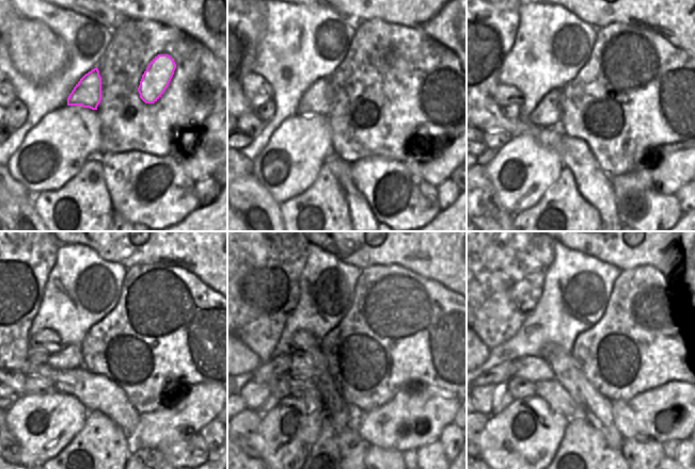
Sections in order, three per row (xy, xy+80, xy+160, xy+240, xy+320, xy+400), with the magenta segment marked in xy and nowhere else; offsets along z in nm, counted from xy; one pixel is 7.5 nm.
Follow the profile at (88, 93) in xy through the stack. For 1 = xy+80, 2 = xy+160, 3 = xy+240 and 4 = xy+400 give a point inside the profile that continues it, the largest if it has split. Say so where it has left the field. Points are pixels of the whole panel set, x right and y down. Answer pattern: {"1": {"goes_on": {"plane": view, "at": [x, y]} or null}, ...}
{"1": {"goes_on": {"plane": "xy+80", "at": [316, 101]}}, "2": {"goes_on": {"plane": "xy+160", "at": [547, 115]}}, "3": {"goes_on": {"plane": "xy+240", "at": [68, 357]}}, "4": {"goes_on": {"plane": "xy+400", "at": [532, 369]}}}

